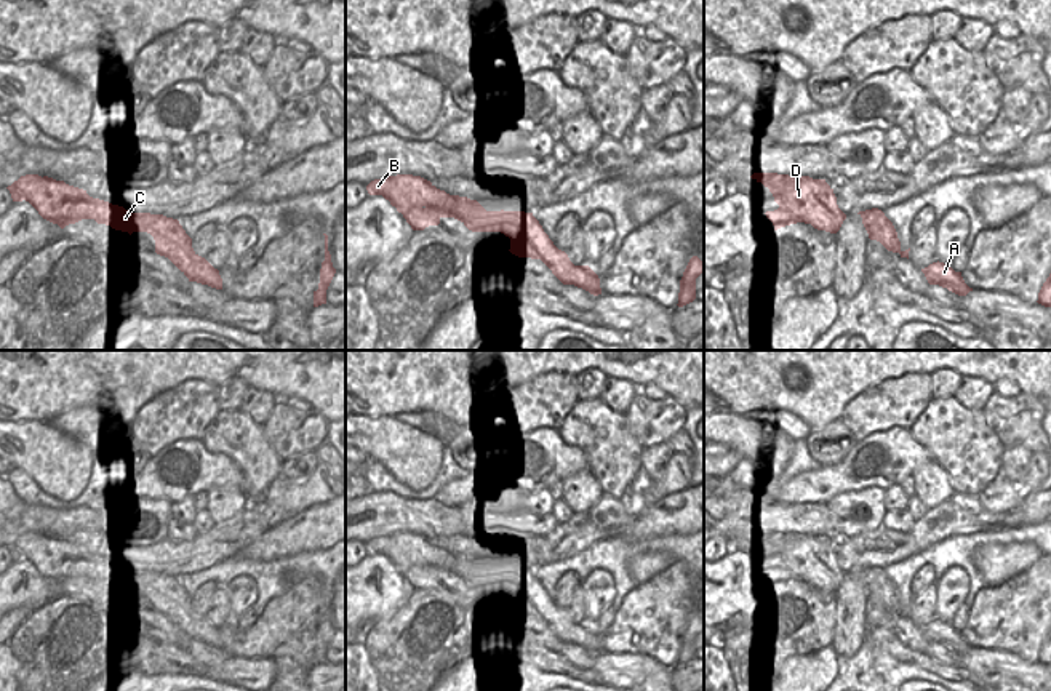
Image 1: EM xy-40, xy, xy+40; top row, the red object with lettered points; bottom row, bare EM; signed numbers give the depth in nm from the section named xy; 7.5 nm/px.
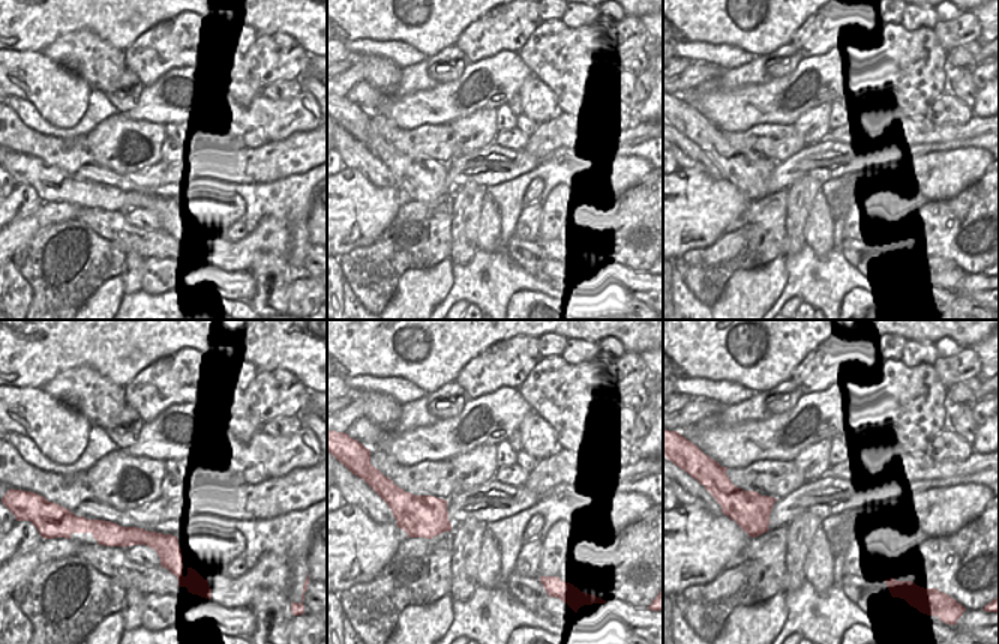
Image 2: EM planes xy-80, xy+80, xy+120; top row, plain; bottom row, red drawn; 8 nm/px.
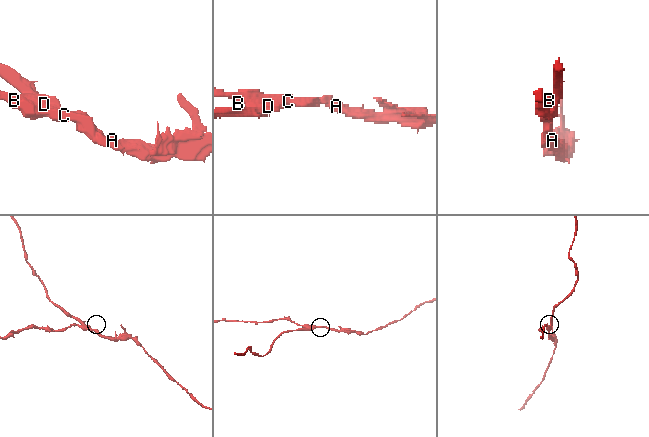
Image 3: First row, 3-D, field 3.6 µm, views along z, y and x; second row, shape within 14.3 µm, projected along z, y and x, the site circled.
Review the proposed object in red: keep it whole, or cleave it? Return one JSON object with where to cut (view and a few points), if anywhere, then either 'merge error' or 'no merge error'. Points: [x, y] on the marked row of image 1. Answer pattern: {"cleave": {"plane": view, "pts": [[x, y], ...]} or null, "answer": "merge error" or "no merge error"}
{"cleave": {"plane": "xy", "pts": [[397, 175], [416, 189], [424, 203], [451, 210], [461, 202]]}, "answer": "merge error"}

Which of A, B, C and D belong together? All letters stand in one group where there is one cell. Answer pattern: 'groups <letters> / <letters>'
groups A B C / D

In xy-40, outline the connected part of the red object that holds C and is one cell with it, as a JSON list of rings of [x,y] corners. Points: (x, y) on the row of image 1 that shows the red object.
[[[26,174],[6,187],[13,202],[29,202],[38,214],[64,229],[82,219],[94,219],[98,224],[115,230],[147,232],[155,240],[155,253],[168,258],[187,278],[222,290],[222,278],[205,258],[192,248],[192,238],[178,219],[163,214],[131,213],[123,206],[93,198],[86,190],[74,186],[53,187],[38,174]]]

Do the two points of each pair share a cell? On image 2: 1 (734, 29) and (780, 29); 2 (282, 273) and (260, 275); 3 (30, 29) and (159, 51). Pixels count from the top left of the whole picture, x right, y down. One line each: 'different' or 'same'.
1: same
2: same
3: different

